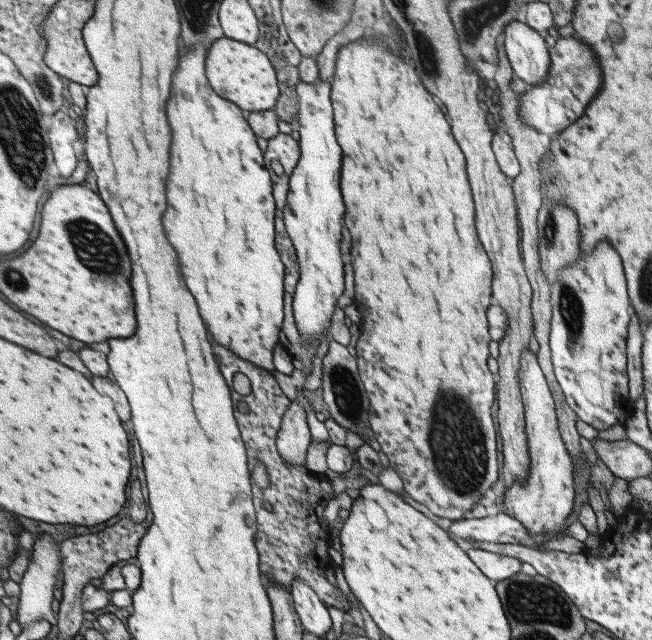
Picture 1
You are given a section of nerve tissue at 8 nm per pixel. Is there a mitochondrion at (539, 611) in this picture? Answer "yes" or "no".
yes

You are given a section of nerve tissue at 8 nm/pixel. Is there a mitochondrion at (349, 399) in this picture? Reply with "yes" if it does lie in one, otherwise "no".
yes

